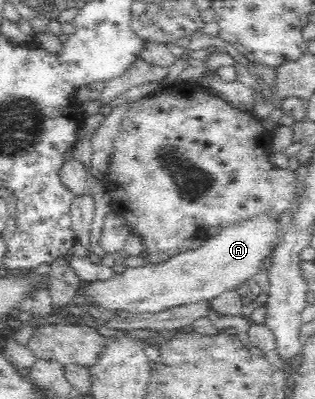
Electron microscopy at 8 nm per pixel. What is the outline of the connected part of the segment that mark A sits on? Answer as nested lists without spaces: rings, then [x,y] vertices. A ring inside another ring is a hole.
[[[273,206],[262,211],[252,218],[221,226],[217,235],[201,242],[197,249],[180,252],[177,256],[170,258],[162,265],[144,265],[141,267],[128,267],[120,275],[115,274],[106,281],[92,281],[83,292],[83,297],[90,296],[103,306],[111,308],[114,311],[129,311],[132,313],[139,312],[161,312],[181,304],[198,303],[212,301],[222,292],[237,288],[242,282],[254,278],[263,268],[263,260],[271,254],[273,246],[279,240],[281,232],[281,222],[279,211],[275,211]]]

